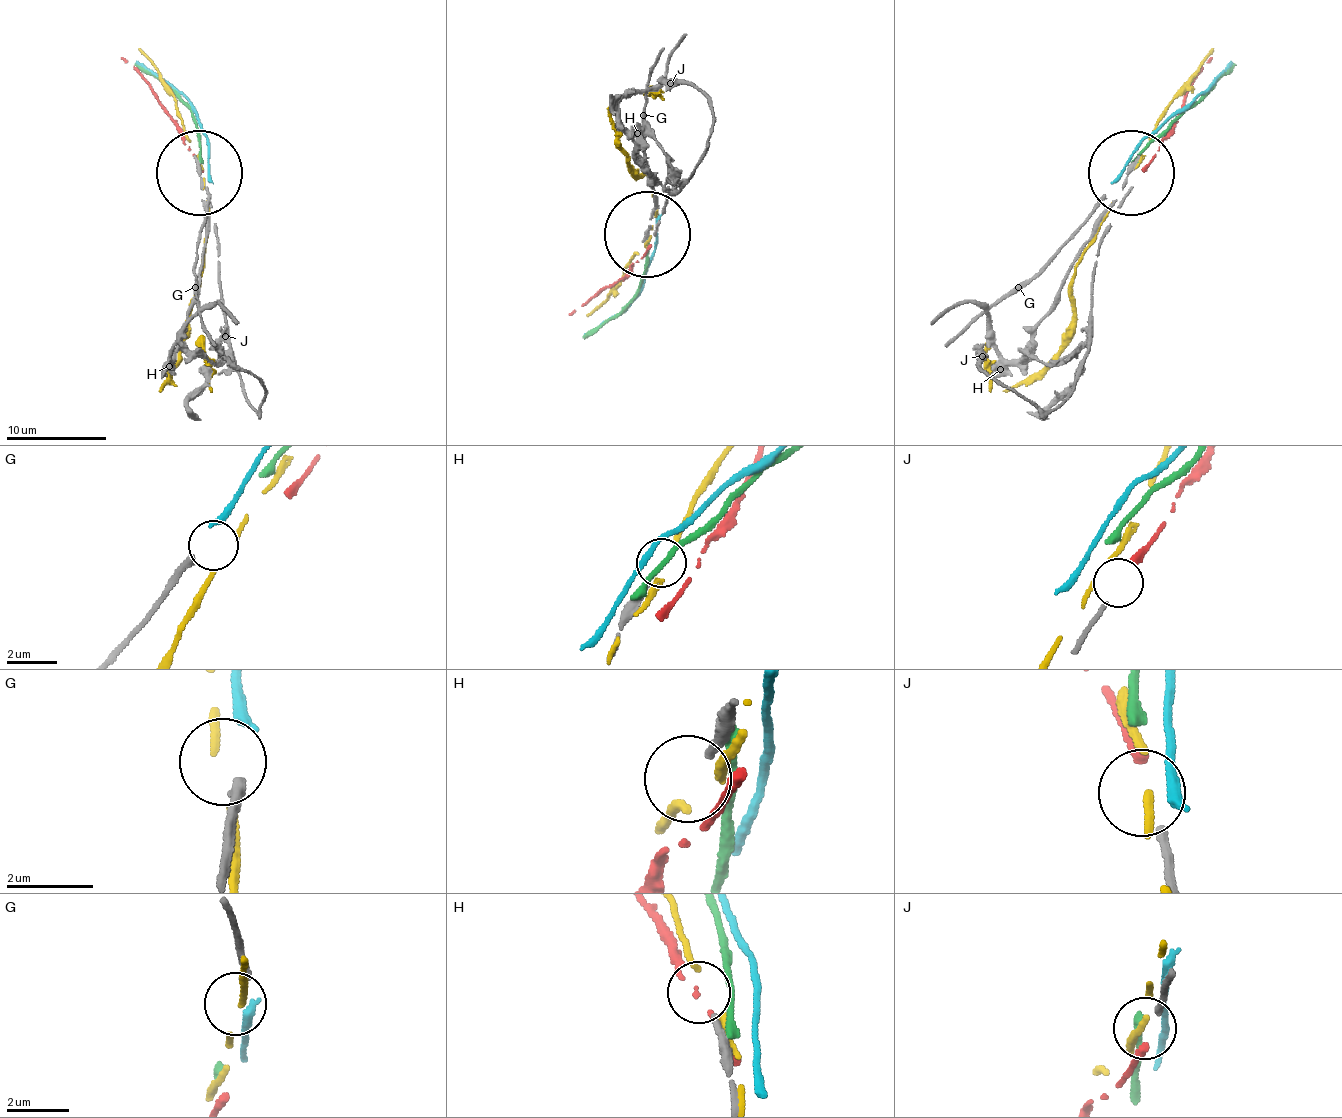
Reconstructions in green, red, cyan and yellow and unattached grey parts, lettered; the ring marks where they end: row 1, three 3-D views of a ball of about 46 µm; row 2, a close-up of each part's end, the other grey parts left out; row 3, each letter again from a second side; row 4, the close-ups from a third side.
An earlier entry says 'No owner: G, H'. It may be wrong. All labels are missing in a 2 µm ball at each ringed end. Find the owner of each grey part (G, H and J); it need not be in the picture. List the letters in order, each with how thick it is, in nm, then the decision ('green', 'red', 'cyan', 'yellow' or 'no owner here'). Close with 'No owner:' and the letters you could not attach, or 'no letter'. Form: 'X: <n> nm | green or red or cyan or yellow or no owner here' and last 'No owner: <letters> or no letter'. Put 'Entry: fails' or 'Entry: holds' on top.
Entry: holds
G: 280 nm | no owner here
H: 220 nm | no owner here
J: 180 nm | red
No owner: G, H

